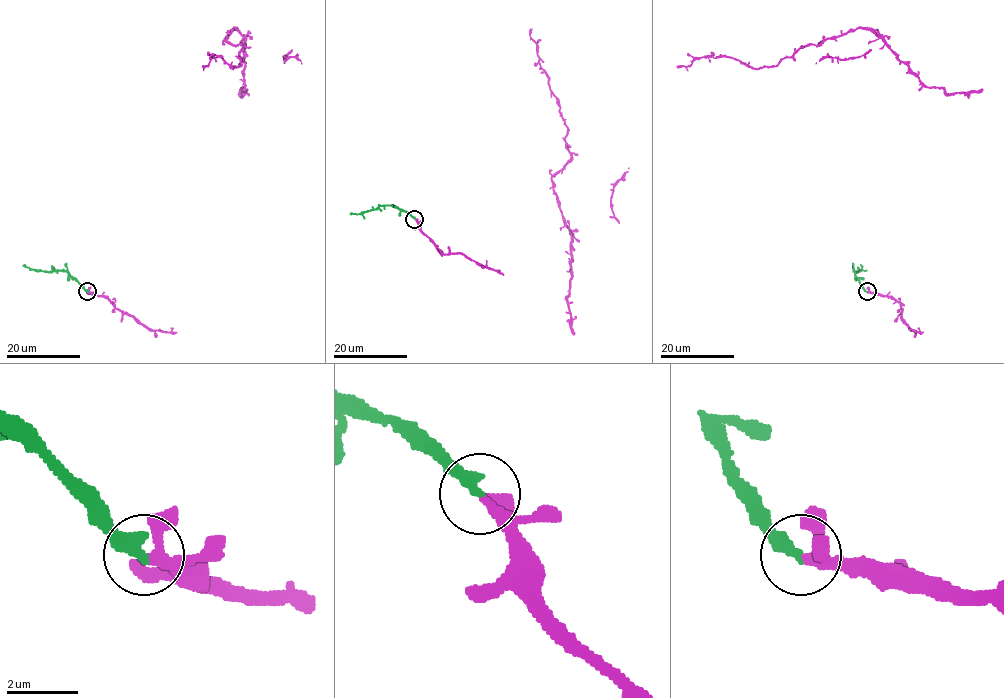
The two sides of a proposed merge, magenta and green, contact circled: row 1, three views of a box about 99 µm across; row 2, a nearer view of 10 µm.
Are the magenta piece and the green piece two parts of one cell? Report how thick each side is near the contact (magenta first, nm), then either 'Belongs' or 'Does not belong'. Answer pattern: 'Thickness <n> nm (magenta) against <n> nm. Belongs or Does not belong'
Thickness 240 nm (magenta) against 360 nm. Belongs

